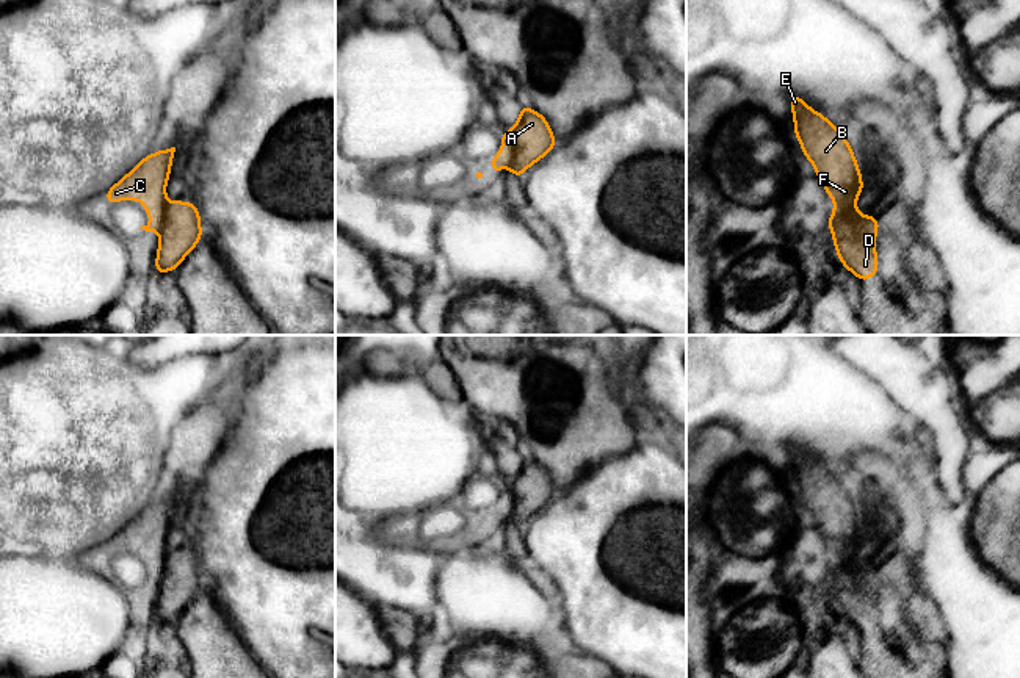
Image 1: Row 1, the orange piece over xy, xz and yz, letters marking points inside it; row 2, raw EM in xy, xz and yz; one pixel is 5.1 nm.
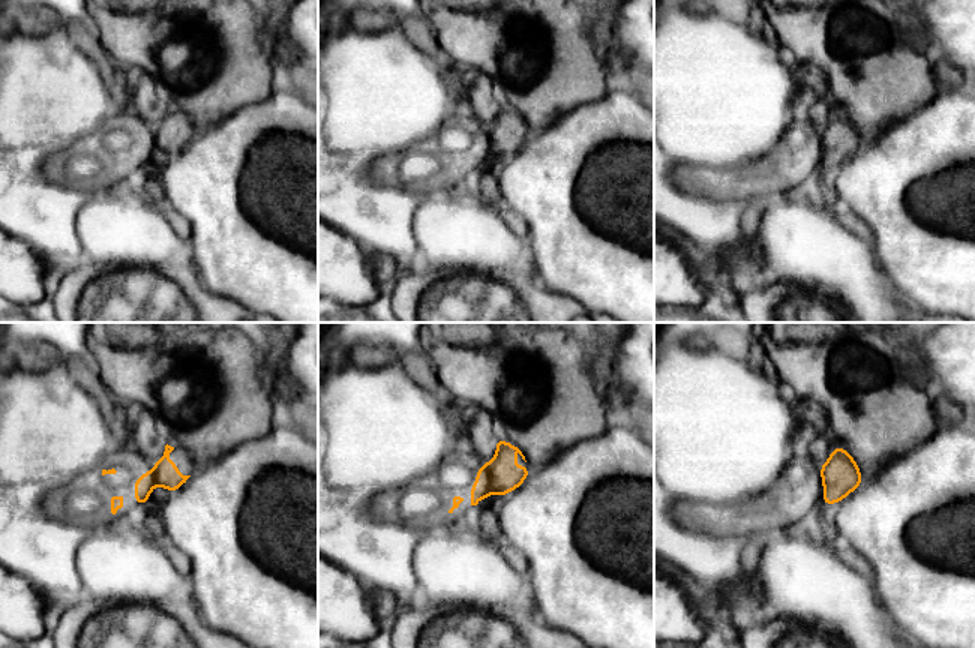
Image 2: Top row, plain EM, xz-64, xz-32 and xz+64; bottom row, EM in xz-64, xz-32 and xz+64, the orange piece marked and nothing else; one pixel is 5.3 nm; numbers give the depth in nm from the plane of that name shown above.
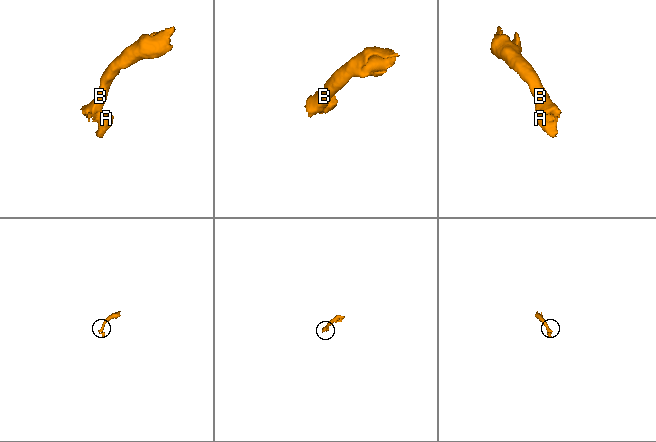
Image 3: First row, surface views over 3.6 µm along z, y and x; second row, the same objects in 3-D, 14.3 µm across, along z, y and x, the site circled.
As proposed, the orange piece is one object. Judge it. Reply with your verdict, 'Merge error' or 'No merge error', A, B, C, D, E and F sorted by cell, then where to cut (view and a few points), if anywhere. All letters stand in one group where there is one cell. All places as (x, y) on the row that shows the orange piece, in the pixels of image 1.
Merge error. Groups: A D / B C E F. Split along xz (510, 130), (514, 149), (511, 169)

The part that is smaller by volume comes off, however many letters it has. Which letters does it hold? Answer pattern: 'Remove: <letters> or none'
Remove: A, D

